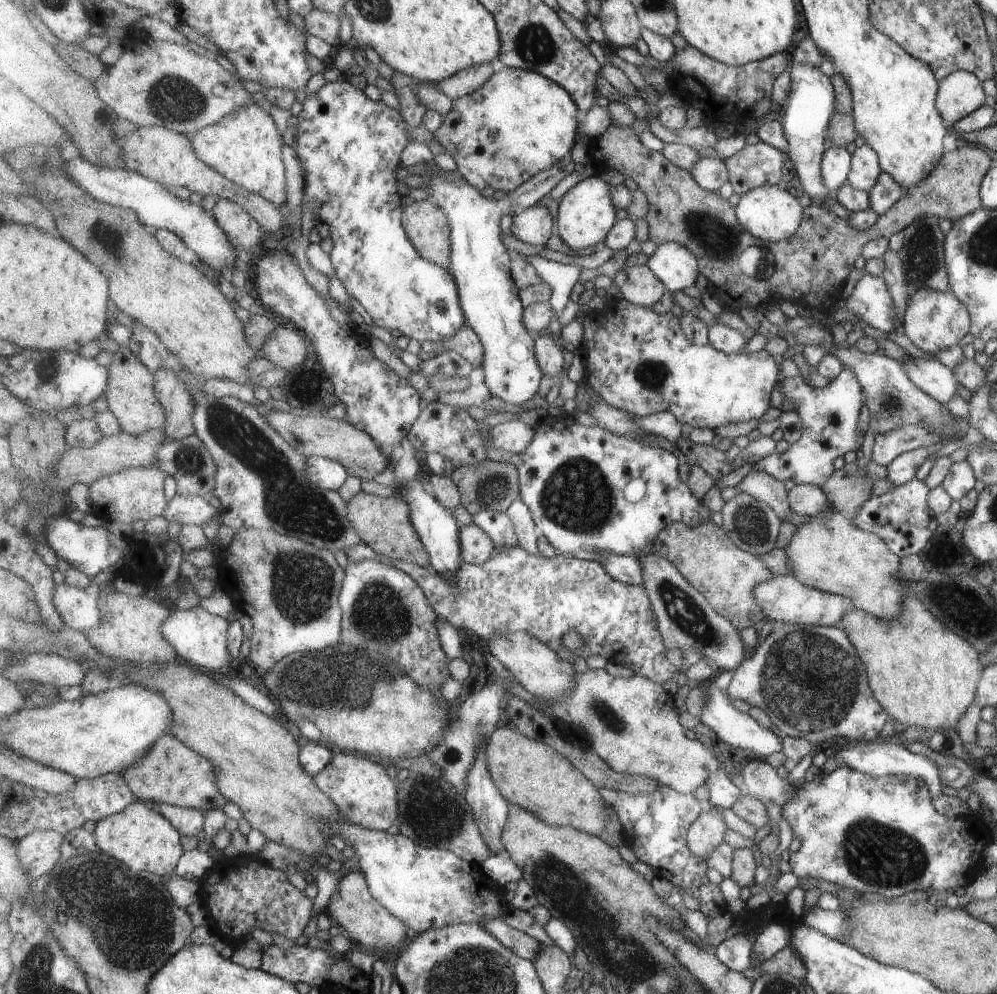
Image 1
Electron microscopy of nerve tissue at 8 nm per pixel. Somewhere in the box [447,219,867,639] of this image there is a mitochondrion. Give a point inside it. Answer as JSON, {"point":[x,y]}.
{"point":[577,497]}

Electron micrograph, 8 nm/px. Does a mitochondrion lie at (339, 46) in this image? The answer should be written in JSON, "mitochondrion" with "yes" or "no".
{"mitochondrion":"no"}

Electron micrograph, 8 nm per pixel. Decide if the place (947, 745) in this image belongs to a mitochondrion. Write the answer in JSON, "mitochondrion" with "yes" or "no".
{"mitochondrion":"no"}

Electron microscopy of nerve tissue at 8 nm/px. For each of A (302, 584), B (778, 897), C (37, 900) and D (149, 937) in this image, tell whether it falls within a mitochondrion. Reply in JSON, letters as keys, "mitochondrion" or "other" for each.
{"A":"mitochondrion","B":"other","C":"other","D":"mitochondrion"}

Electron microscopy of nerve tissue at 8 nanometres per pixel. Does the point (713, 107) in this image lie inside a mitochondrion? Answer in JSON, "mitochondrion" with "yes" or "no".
{"mitochondrion":"no"}

